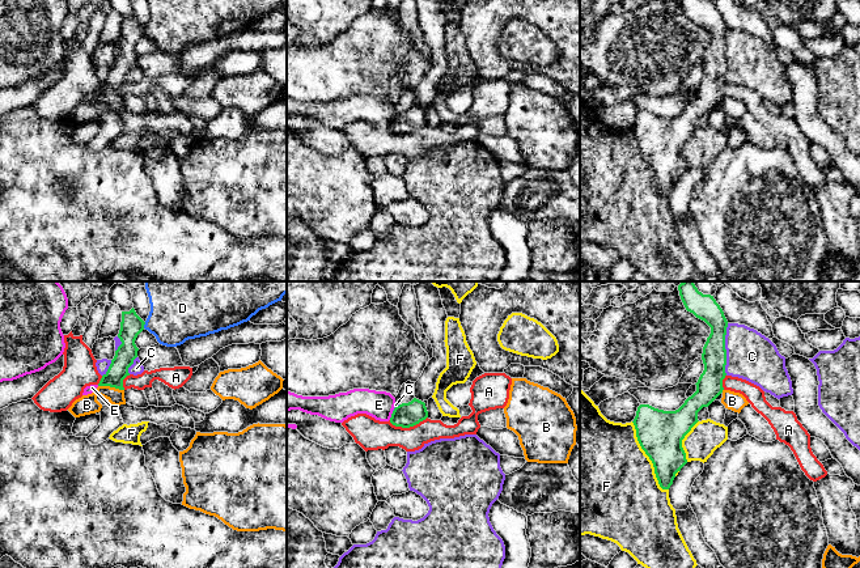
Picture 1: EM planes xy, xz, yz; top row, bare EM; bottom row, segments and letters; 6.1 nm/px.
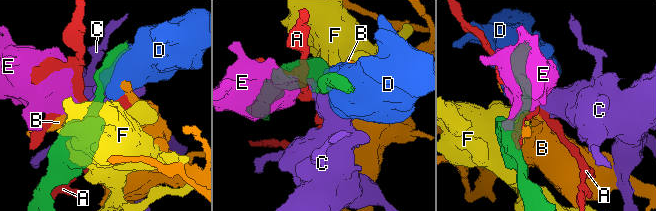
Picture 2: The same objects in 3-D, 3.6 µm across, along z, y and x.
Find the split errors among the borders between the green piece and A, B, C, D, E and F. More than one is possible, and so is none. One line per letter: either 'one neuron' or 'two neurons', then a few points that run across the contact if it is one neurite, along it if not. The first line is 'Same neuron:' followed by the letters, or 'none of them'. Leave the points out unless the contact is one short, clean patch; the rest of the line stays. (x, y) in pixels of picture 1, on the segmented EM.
Same neuron: none of them
A: two neurons; line xz (427, 416), (409, 427), (395, 427), (389, 422)
B: two neurons
C: two neurons; line yz (728, 323), (725, 334), (725, 374)
D: two neurons
E: two neurons; line xz (393, 411), (389, 419)
F: two neurons

